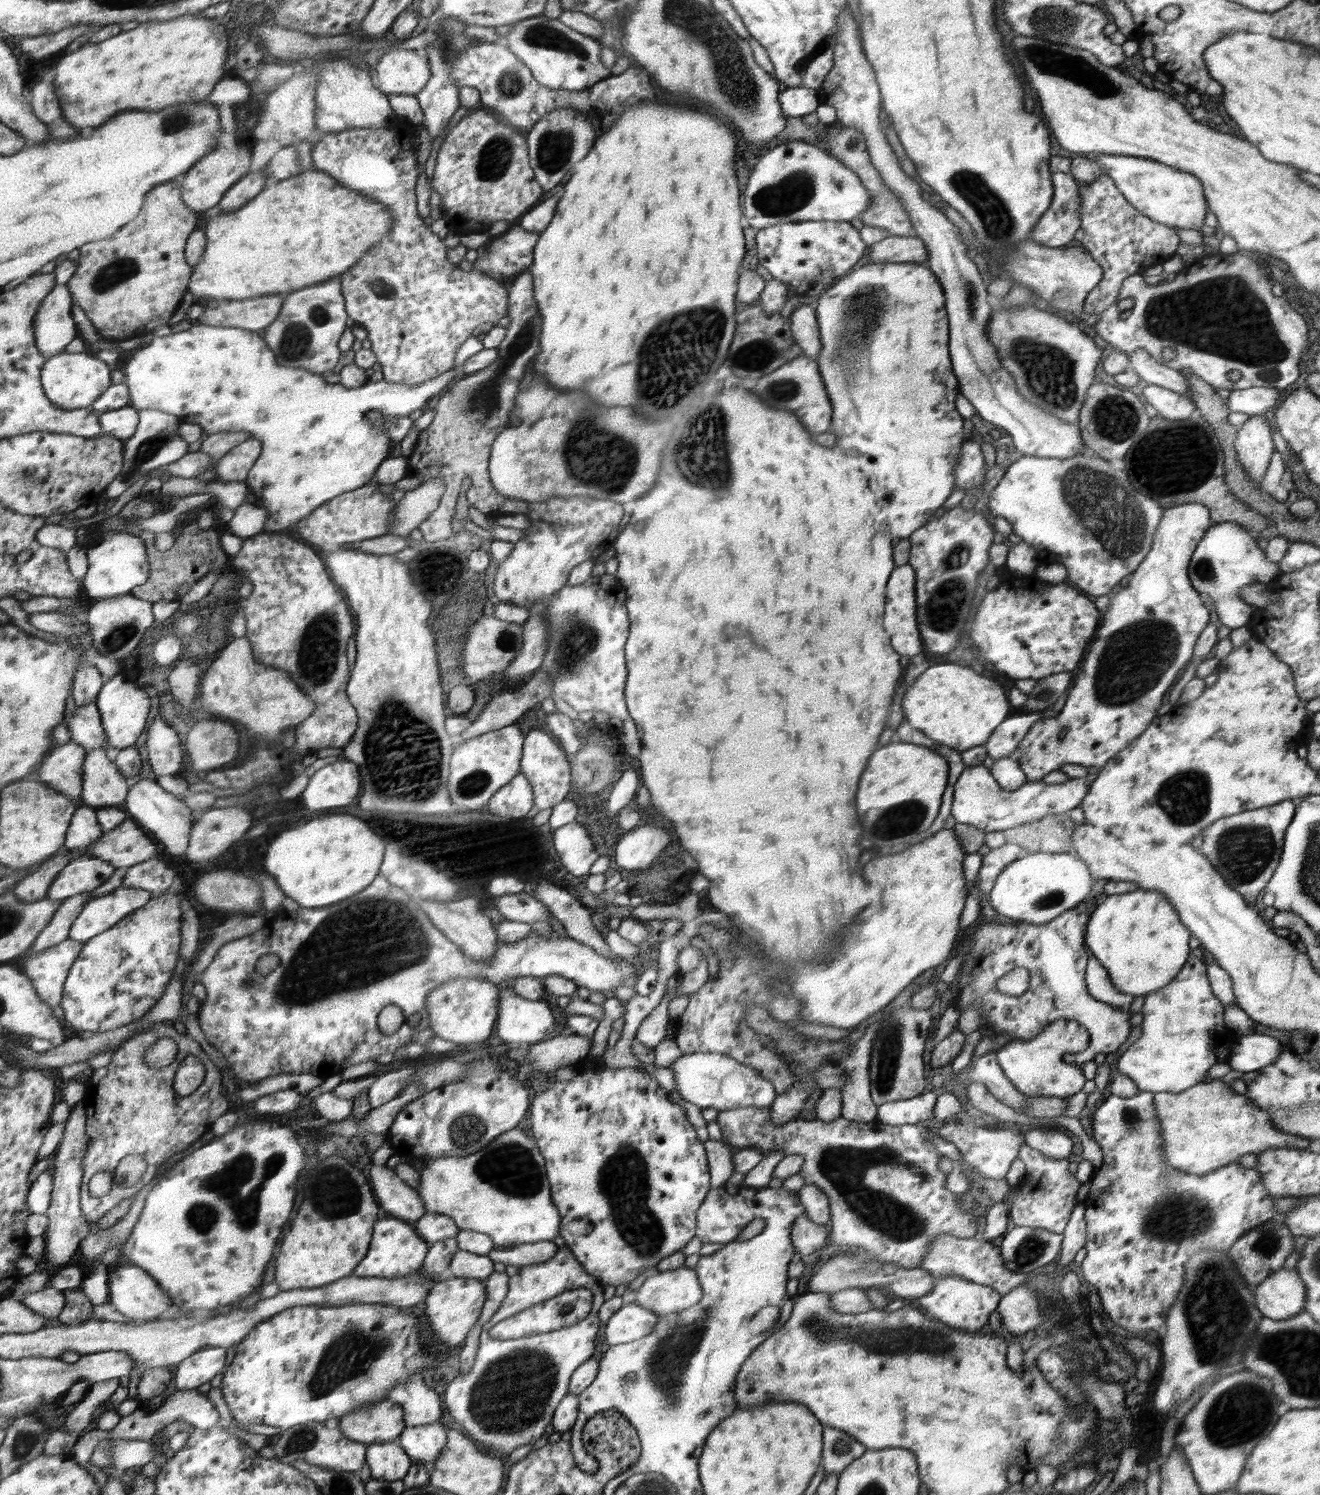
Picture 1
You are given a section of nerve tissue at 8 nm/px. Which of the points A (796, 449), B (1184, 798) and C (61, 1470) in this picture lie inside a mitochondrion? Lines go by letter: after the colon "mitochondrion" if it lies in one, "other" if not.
A: other
B: mitochondrion
C: other

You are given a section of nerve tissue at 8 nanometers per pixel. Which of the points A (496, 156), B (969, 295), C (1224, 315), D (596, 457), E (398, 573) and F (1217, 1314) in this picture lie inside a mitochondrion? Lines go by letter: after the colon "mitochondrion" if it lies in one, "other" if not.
A: mitochondrion
B: mitochondrion
C: mitochondrion
D: mitochondrion
E: other
F: mitochondrion

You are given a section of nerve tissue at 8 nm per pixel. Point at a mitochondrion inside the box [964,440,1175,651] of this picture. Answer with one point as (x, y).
(1103, 504)

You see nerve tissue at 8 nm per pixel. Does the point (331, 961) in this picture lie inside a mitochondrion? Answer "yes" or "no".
yes

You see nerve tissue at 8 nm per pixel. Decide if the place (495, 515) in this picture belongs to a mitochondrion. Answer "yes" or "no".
no

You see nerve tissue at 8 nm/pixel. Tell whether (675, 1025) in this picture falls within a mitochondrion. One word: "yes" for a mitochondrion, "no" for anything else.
no

